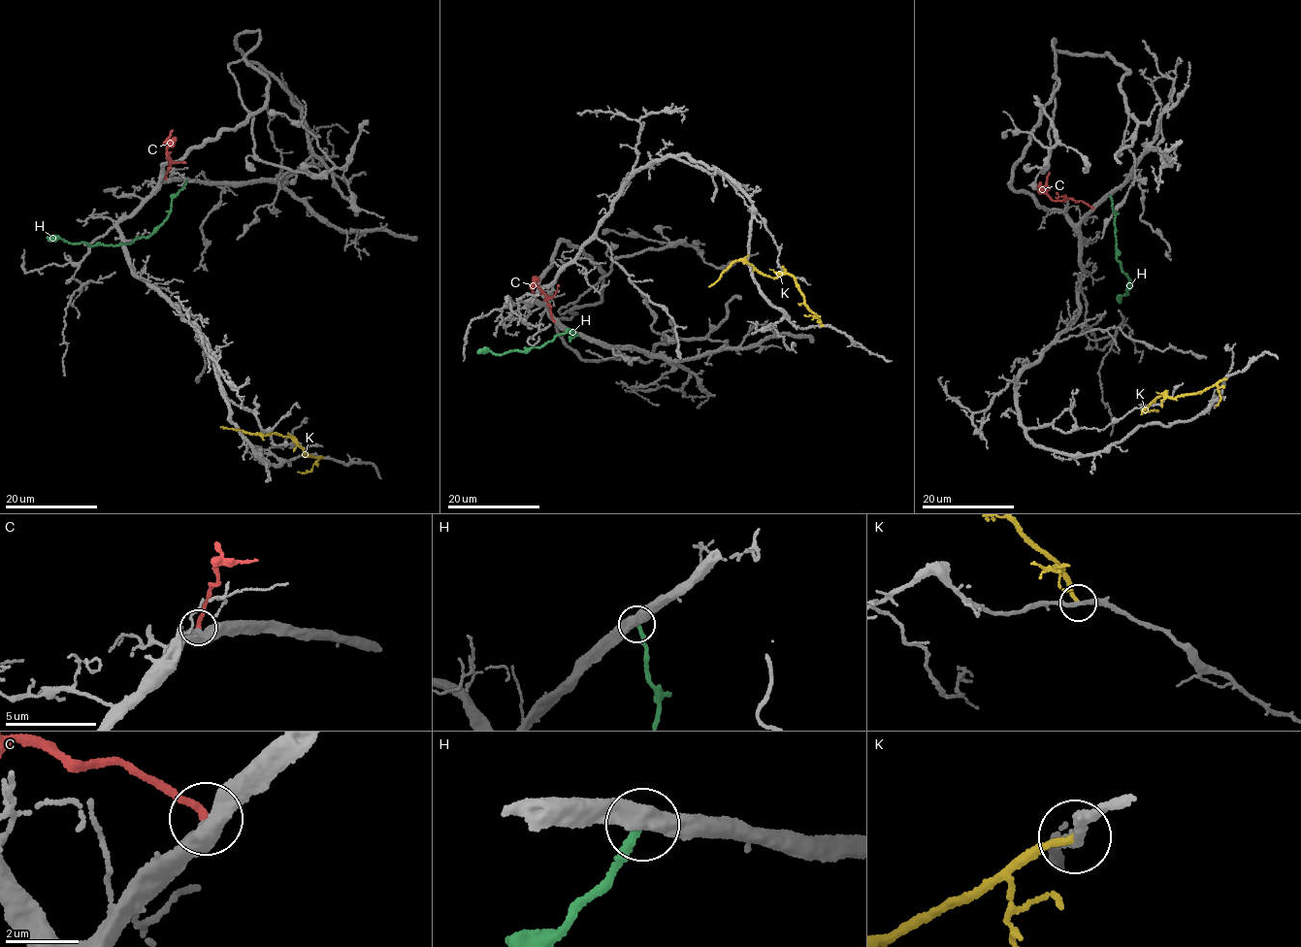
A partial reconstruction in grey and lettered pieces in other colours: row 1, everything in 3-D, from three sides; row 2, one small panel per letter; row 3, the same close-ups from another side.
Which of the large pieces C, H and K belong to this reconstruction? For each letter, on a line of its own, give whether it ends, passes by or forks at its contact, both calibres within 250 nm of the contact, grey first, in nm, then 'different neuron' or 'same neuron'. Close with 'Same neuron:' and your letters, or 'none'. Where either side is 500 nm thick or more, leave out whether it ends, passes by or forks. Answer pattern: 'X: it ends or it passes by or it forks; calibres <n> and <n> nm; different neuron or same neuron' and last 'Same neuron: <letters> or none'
C: calibres 500 and 220 nm; different neuron
H: calibres 550 and 200 nm; different neuron
K: it ends; calibres 240 and 200 nm; different neuron
Same neuron: none

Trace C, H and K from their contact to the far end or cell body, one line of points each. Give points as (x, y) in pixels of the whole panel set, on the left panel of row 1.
C: (165, 179), (171, 160), (166, 155), (172, 130)
H: (186, 180), (172, 199), (167, 219), (146, 237), (138, 237), (132, 243), (94, 245), (47, 237)
K: (322, 457), (308, 456), (291, 437), (220, 428)

